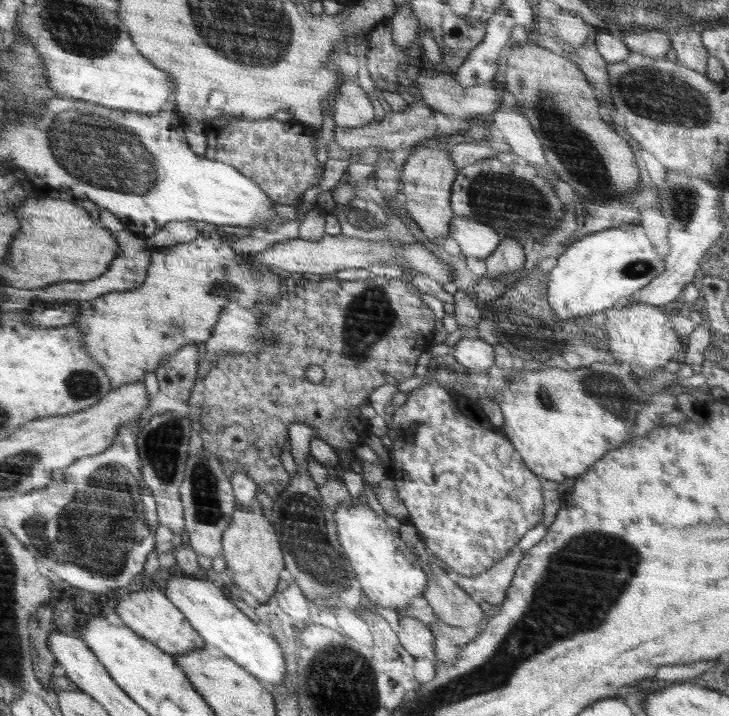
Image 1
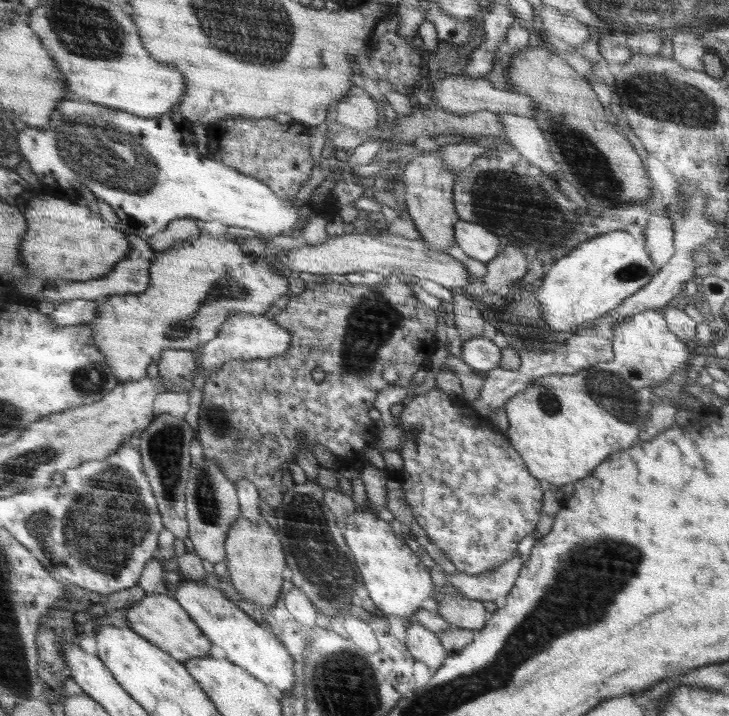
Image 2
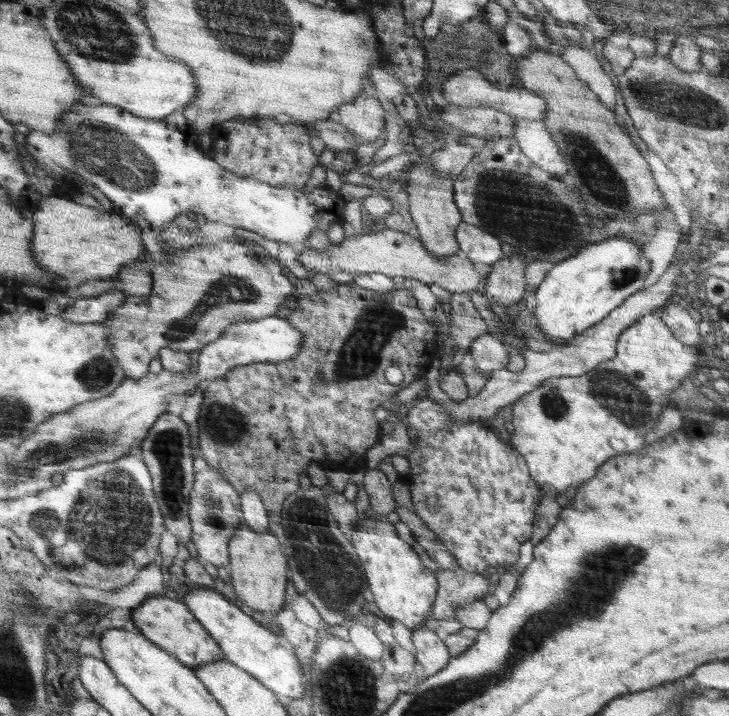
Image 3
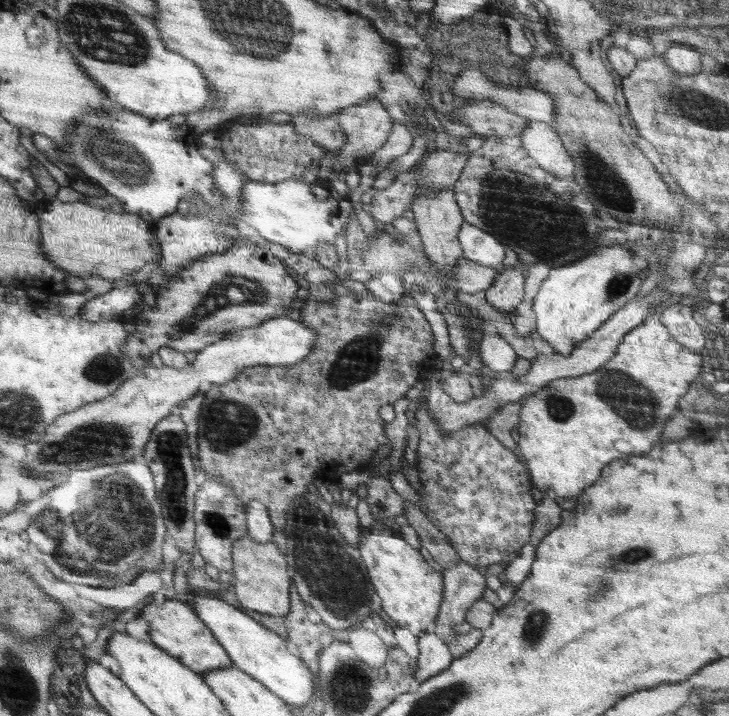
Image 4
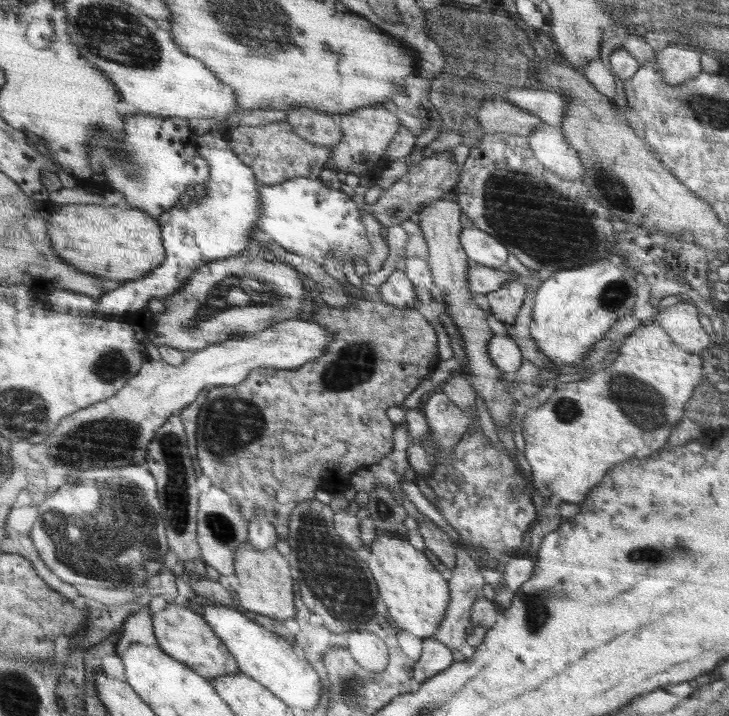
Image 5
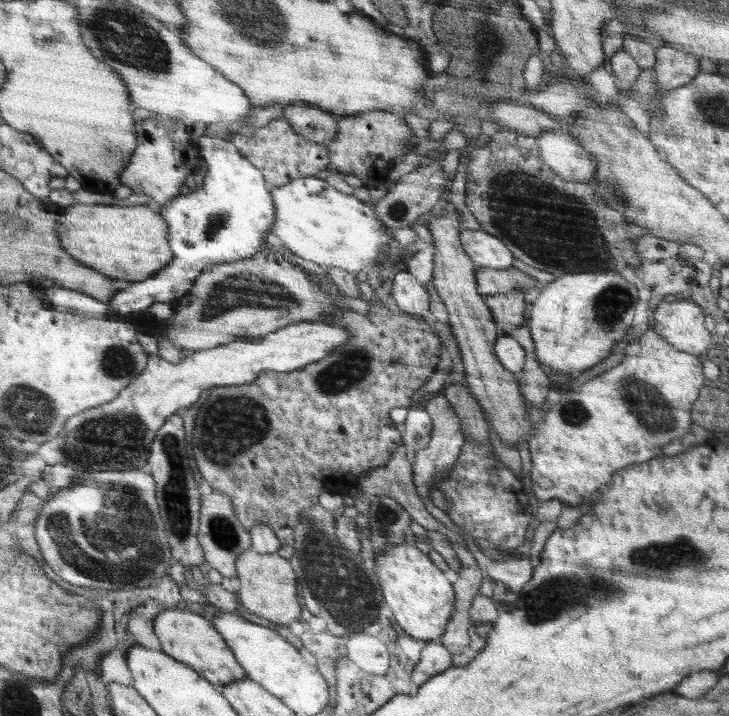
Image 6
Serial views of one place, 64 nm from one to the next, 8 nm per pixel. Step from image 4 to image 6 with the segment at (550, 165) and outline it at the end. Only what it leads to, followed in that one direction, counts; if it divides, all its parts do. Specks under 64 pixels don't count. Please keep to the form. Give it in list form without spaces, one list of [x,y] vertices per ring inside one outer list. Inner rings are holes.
[[[564,129],[549,130],[535,137],[540,158],[566,181],[590,182],[596,163]]]

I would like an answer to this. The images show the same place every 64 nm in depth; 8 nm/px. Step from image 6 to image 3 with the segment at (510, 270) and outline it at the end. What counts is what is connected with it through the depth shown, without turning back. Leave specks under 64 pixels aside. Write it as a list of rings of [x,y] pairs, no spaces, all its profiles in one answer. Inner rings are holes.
[[[377,227],[376,234],[364,234],[355,237],[346,237],[340,244],[332,244],[326,252],[306,248],[297,256],[297,261],[308,270],[326,274],[327,272],[356,272],[356,273],[382,273],[386,276],[403,276],[419,280],[422,283],[435,282],[451,294],[461,292],[474,292],[482,288],[480,282],[488,273],[477,273],[473,262],[466,256],[450,255],[449,257],[435,257],[423,244],[410,235],[389,229]]]

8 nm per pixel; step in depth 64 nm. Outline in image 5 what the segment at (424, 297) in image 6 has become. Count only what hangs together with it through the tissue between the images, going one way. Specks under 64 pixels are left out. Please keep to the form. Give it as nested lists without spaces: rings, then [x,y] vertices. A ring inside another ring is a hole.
[[[402,267],[387,277],[386,282],[377,288],[381,300],[398,308],[420,306],[412,282],[408,280]]]

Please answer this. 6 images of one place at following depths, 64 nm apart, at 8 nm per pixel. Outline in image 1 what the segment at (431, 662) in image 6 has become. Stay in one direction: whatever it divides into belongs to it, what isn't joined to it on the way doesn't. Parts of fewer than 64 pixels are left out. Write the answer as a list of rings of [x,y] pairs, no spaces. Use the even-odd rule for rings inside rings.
[[[400,614],[397,637],[399,643],[414,657],[435,661],[434,634],[420,620]]]

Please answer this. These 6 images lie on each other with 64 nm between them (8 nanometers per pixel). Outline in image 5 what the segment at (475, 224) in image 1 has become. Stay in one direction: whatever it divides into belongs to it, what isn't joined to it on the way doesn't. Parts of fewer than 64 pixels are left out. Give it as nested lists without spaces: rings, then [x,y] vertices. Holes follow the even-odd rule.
[[[474,226],[463,228],[462,246],[472,263],[492,268],[503,268],[508,258],[508,250],[492,235]]]

